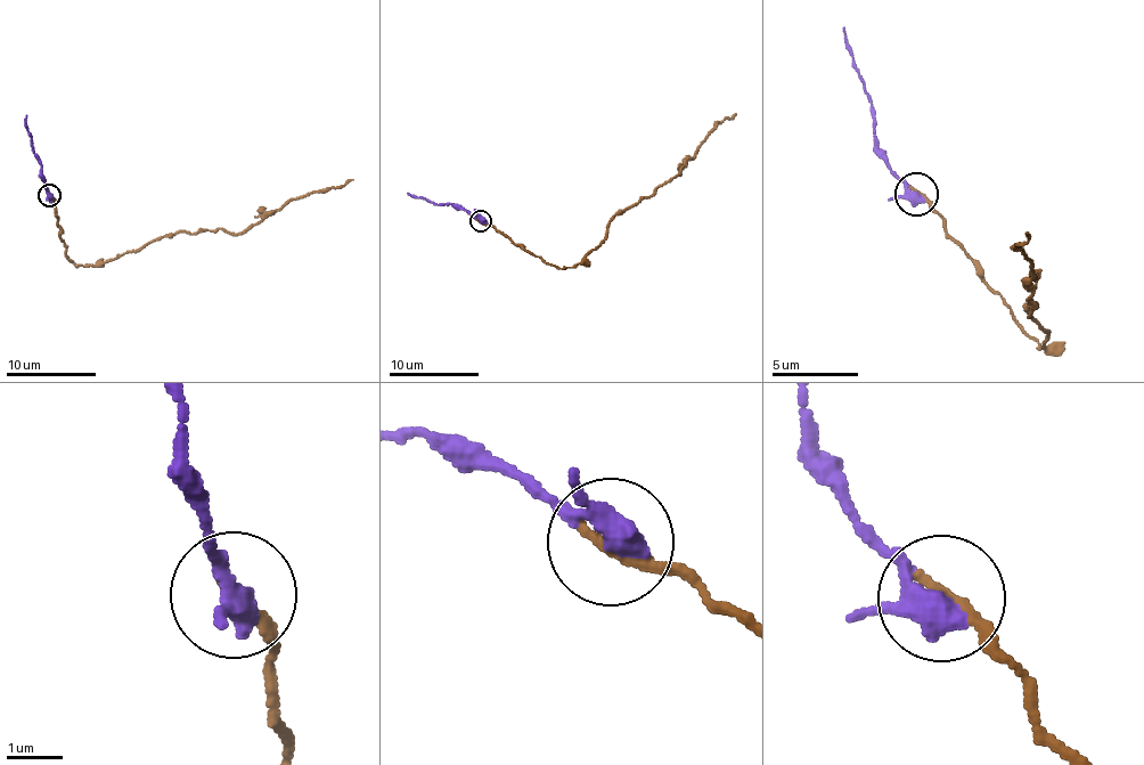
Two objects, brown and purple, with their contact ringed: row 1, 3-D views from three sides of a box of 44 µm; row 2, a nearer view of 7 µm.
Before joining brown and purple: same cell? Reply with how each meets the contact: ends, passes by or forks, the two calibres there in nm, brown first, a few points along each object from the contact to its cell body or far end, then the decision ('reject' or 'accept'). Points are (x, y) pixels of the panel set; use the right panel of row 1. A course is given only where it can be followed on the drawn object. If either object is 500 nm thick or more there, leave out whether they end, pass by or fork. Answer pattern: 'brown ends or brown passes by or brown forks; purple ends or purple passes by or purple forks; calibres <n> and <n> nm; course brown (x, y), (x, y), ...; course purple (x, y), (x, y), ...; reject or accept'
brown ends; purple passes by; calibres 200 and 380 nm; course brown (920, 193), (946, 236), (1051, 352), (1026, 306), (1039, 304), (1031, 316), (1030, 261), (1015, 242), (1027, 234); course purple (916, 193), (873, 144), (875, 113), (843, 29); accept

